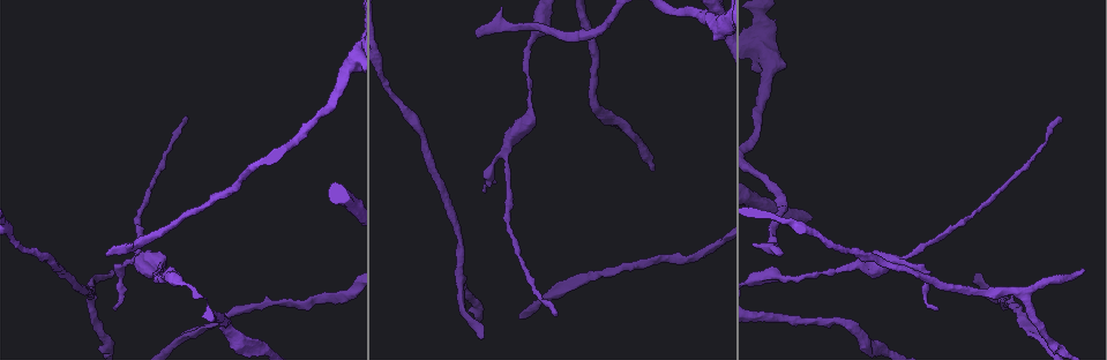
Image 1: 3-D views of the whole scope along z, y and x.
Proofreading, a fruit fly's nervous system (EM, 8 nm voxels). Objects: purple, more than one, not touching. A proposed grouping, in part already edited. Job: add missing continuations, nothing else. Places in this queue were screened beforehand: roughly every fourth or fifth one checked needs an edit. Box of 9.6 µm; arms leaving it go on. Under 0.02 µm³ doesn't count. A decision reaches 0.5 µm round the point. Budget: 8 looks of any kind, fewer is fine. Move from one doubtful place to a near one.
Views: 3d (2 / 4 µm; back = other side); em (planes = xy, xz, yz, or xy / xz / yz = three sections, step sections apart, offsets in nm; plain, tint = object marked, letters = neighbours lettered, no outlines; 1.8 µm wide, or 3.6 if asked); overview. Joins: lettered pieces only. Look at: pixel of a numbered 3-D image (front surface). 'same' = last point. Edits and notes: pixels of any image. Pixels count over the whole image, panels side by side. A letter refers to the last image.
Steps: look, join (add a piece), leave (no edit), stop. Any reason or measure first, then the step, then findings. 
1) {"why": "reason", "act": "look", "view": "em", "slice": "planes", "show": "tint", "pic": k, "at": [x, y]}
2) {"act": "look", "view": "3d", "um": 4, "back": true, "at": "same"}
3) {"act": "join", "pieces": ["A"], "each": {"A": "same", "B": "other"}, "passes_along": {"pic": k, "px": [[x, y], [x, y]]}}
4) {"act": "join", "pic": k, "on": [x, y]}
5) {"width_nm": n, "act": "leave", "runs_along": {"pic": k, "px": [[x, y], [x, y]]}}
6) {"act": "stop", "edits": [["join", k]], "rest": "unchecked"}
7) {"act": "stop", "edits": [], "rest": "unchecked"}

{"why": "branch stops here", "act": "look", "view": "3d", "um": 2, "pic": 1, "at": [474, 34]}

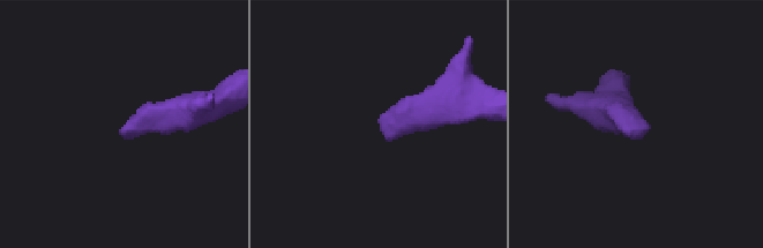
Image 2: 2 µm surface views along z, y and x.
{"act": "look", "view": "em", "slice": "planes", "show": "letters", "pic": 2, "at": [380, 125]}

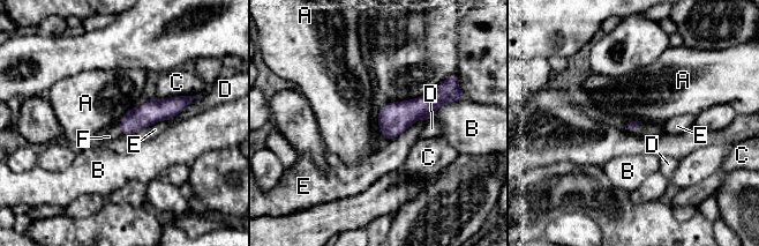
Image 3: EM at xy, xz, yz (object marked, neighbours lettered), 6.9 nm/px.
{"act": "join", "pieces": ["F"], "each": {"A": "other", "B": "other", "C": "other", "D": "other", "E": "other", "F": "same"}, "passes_along": {"pic": 3, "px": [[631, 126], [637, 125], [643, 131]]}, "found": "it goes on there"}

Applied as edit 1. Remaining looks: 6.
{"act": "look", "view": "overview"}

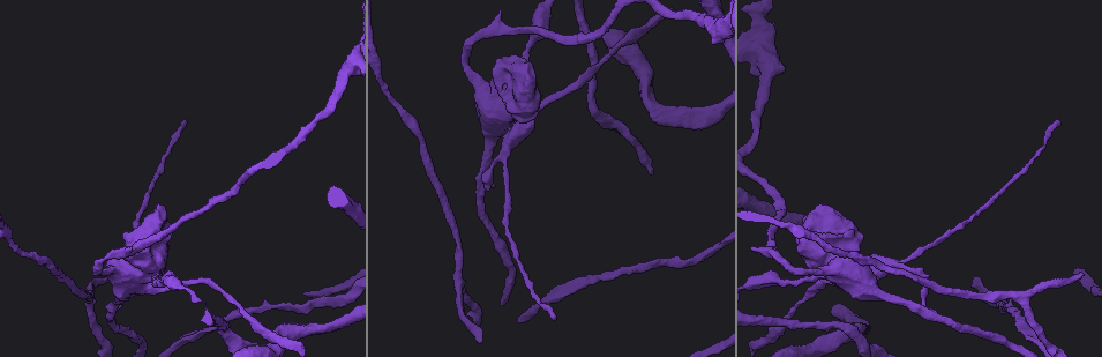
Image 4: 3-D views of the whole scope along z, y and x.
{"why": "branch stops here", "act": "look", "view": "em", "slice": "yz", "step": 4, "show": "letters", "pic": 4, "at": [1080, 273]}

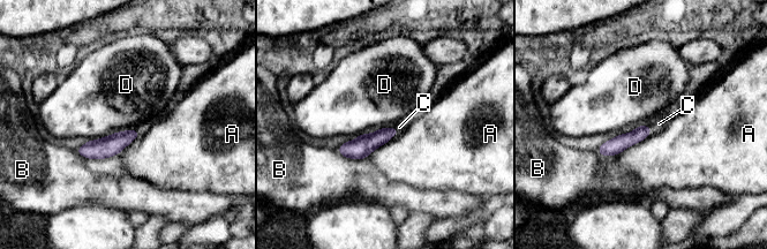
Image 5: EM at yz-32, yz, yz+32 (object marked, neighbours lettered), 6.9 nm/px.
{"why": "another direction", "act": "look", "view": "em", "slice": "planes", "show": "letters", "at": "same"}

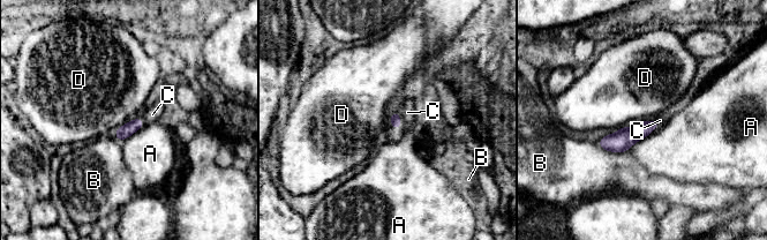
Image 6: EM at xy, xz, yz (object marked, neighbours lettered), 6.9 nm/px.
{"act": "join", "pieces": ["C"], "each": {"A": "other", "B": "other", "C": "same", "D": "other"}, "passes_along": {"pic": 6, "px": [[395, 117], [399, 122], [407, 112]]}, "found": "it goes on there"}

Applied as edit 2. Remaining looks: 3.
{"act": "look", "view": "overview"}

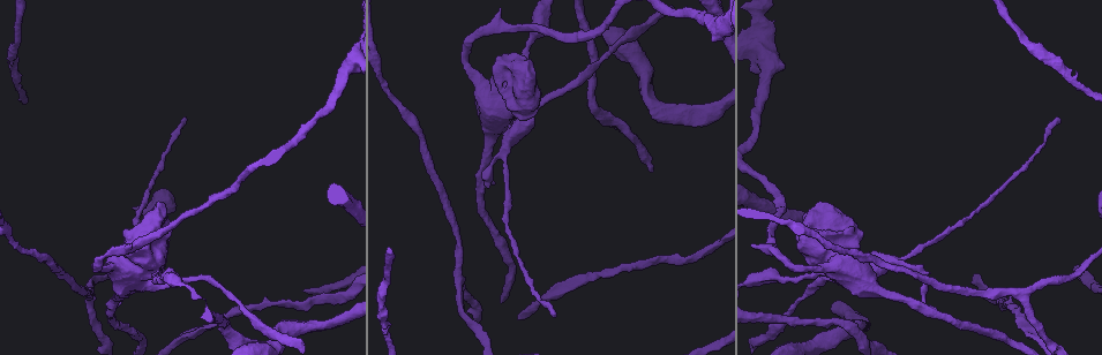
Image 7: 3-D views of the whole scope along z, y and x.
{"why": "end of a long branch", "act": "look", "view": "em", "slice": "planes", "show": "letters", "pic": 7, "at": [186, 120]}

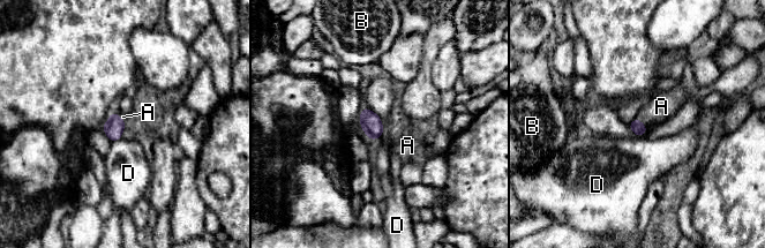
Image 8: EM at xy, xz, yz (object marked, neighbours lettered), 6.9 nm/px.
{"act": "join", "pieces": ["A"], "each": {"A": "same", "B": "other", "D": "other"}, "passes_along": {"pic": 8, "px": [[637, 127], [640, 122], [661, 106]]}, "found": "it goes on there"}

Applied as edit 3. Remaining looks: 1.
{"act": "stop", "edits": [["join", 3], ["join", 6], ["join", 8]], "rest": "unchecked"}

